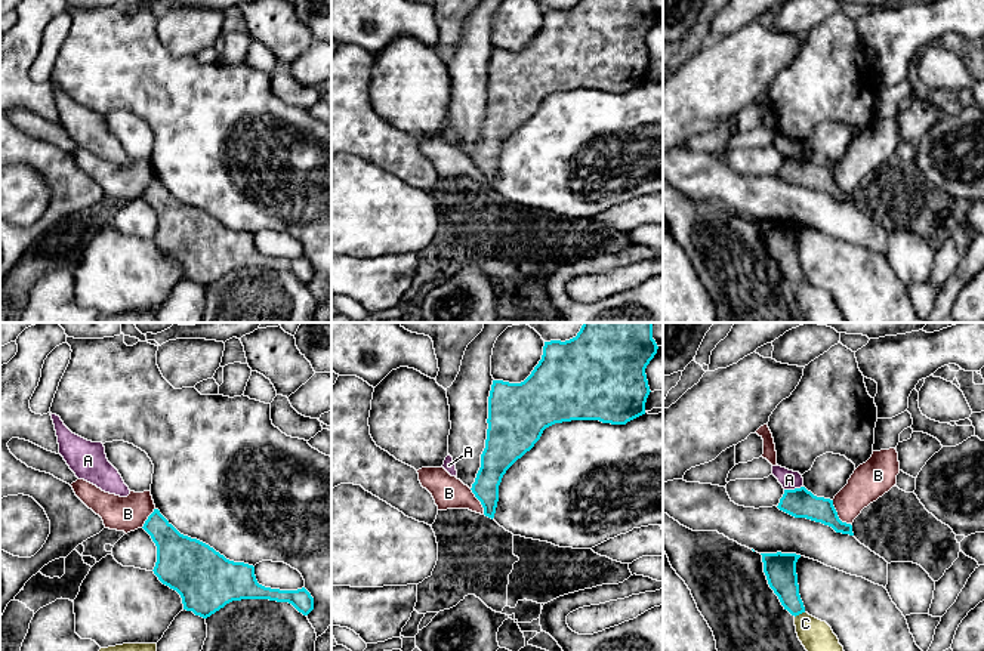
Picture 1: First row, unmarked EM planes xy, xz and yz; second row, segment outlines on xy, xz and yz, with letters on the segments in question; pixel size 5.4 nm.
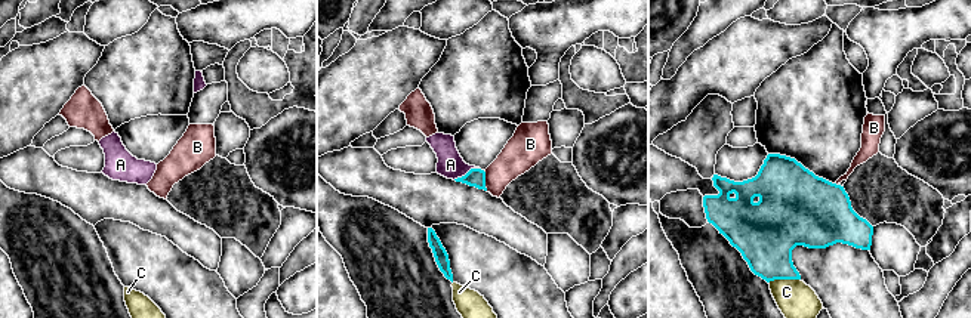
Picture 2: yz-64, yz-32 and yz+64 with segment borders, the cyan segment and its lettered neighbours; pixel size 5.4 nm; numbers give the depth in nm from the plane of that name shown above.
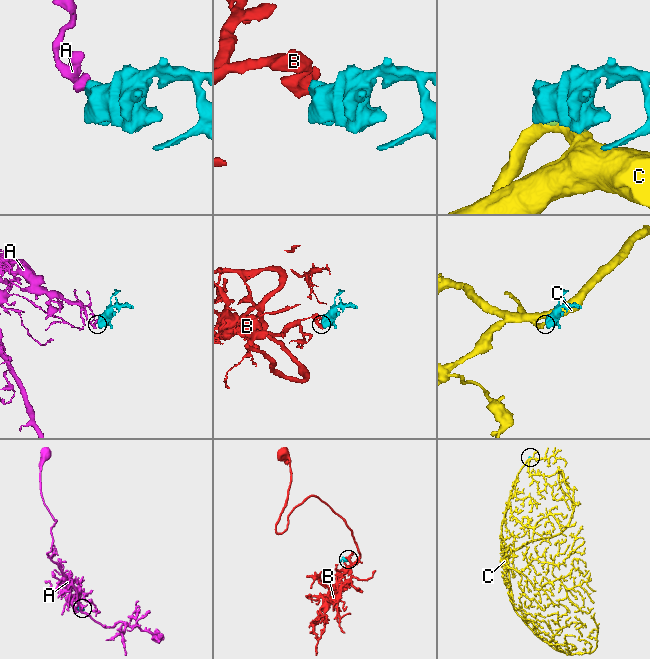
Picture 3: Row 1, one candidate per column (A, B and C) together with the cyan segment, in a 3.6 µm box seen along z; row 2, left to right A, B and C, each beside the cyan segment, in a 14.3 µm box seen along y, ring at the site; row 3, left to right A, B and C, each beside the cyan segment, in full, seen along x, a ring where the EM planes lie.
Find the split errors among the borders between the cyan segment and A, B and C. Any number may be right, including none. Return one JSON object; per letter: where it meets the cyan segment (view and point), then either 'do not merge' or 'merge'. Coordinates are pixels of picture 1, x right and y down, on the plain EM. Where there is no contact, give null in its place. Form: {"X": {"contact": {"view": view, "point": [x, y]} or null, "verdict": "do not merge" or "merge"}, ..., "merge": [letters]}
{"A": {"contact": {"view": "yz", "point": [793, 159]}, "verdict": "do not merge"}, "B": {"contact": {"view": "yz", "point": [836, 184]}, "verdict": "do not merge"}, "C": {"contact": {"view": "yz", "point": [799, 281]}, "verdict": "do not merge"}, "merge": []}

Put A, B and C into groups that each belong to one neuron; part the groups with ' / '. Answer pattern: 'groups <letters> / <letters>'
groups A / B / C

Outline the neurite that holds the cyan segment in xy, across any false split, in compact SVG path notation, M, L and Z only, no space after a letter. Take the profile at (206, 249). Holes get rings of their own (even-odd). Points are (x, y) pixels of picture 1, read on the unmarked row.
M158 178L142 197L157 215L154 243L176 259L183 278L195 284L207 287L241 268L289 271L303 284L314 278L314 266L305 256L280 259L259 253L253 234L229 229L209 213L181 203Z

